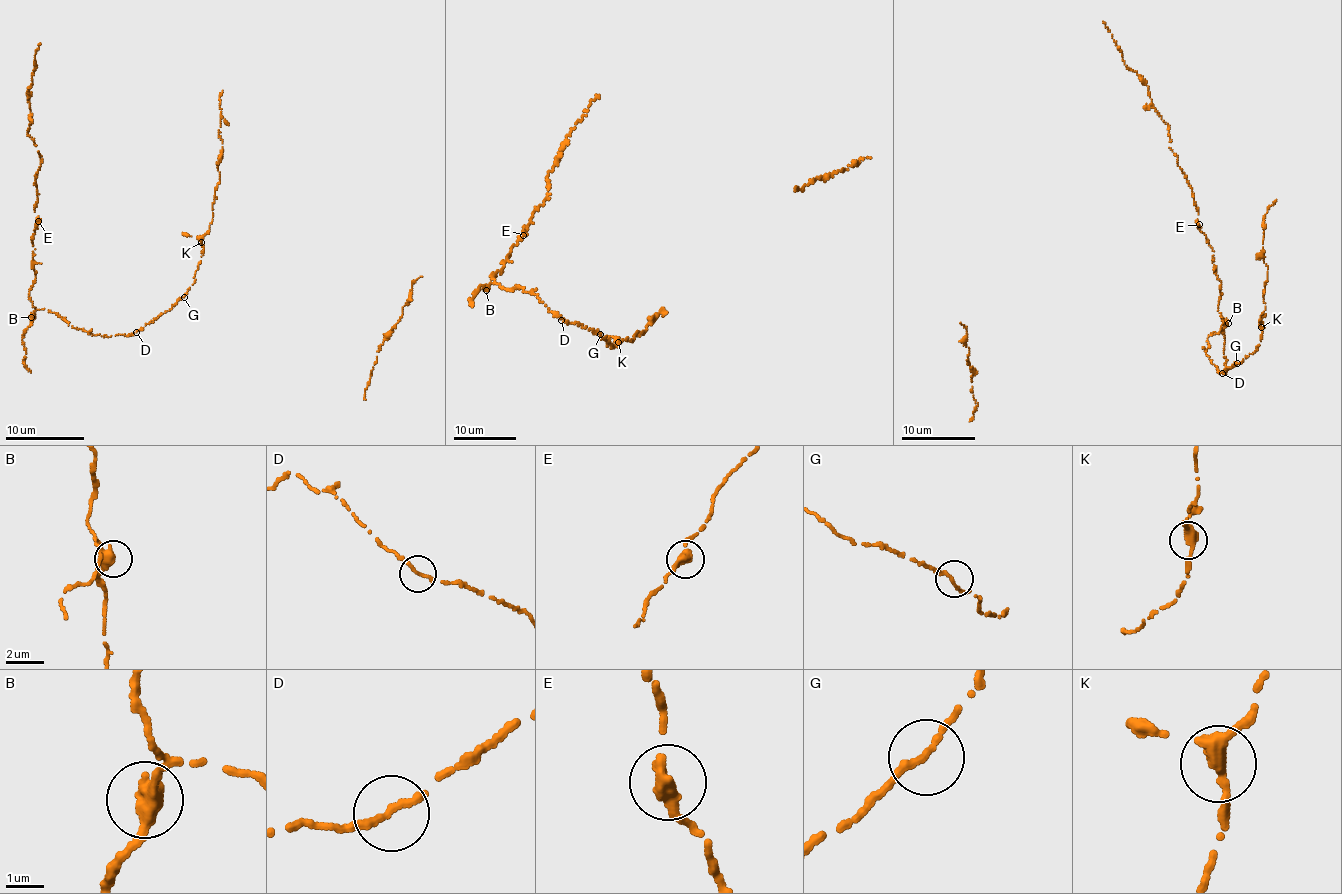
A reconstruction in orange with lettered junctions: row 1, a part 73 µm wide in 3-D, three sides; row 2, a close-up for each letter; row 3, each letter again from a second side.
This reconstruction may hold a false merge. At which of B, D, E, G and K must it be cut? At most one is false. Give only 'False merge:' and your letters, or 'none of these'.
False merge: none of these

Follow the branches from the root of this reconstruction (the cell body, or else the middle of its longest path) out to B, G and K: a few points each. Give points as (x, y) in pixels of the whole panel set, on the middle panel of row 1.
B: (561, 319), (534, 293), (520, 286), (508, 291), (494, 282), (486, 290)
G: (561, 319), (600, 334)
K: (561, 319), (598, 334), (610, 346), (616, 346), (618, 342)

